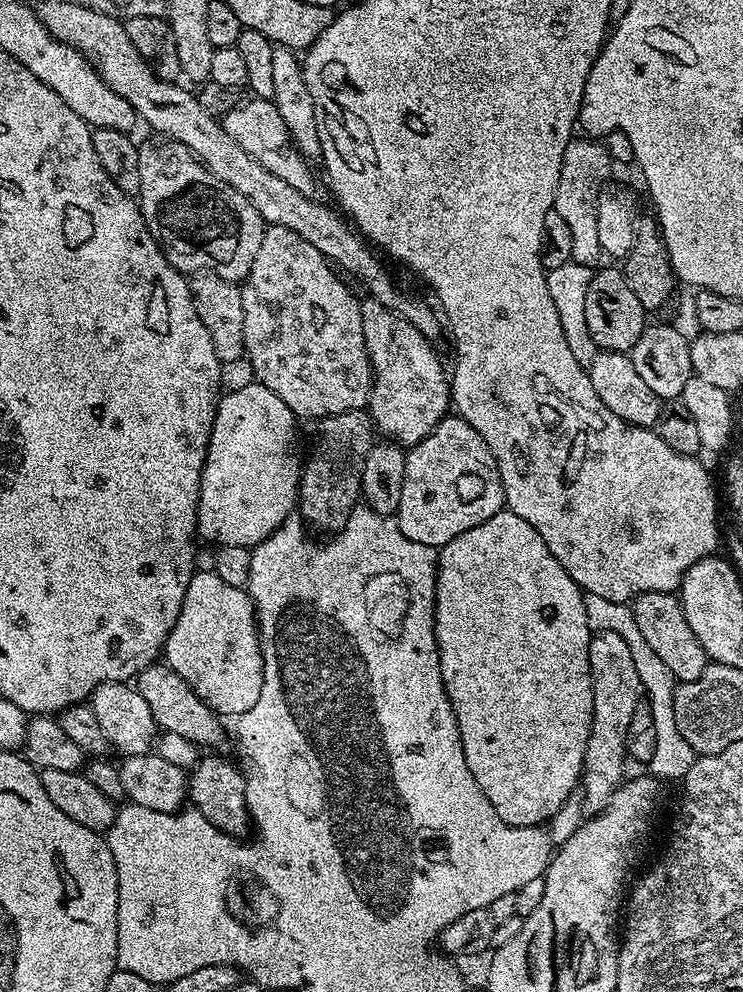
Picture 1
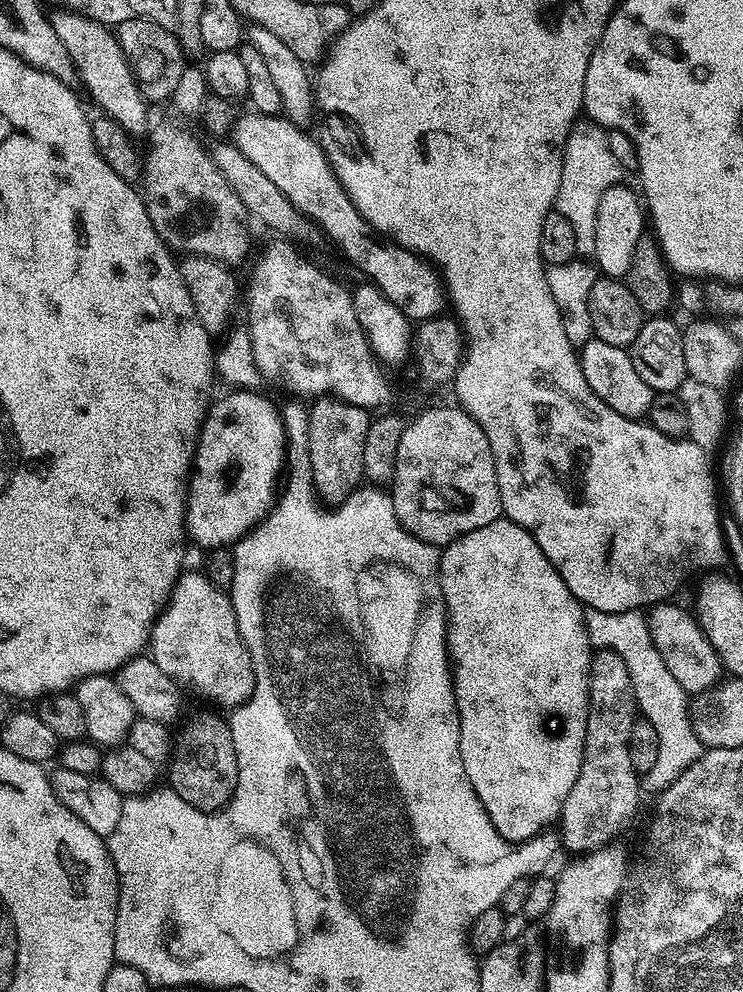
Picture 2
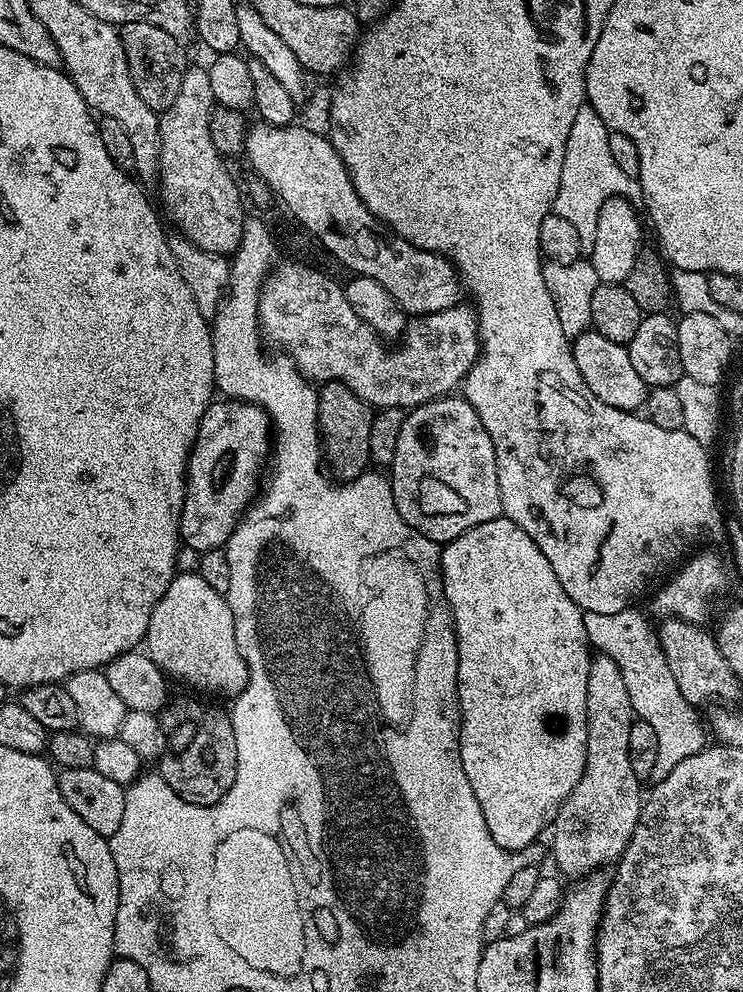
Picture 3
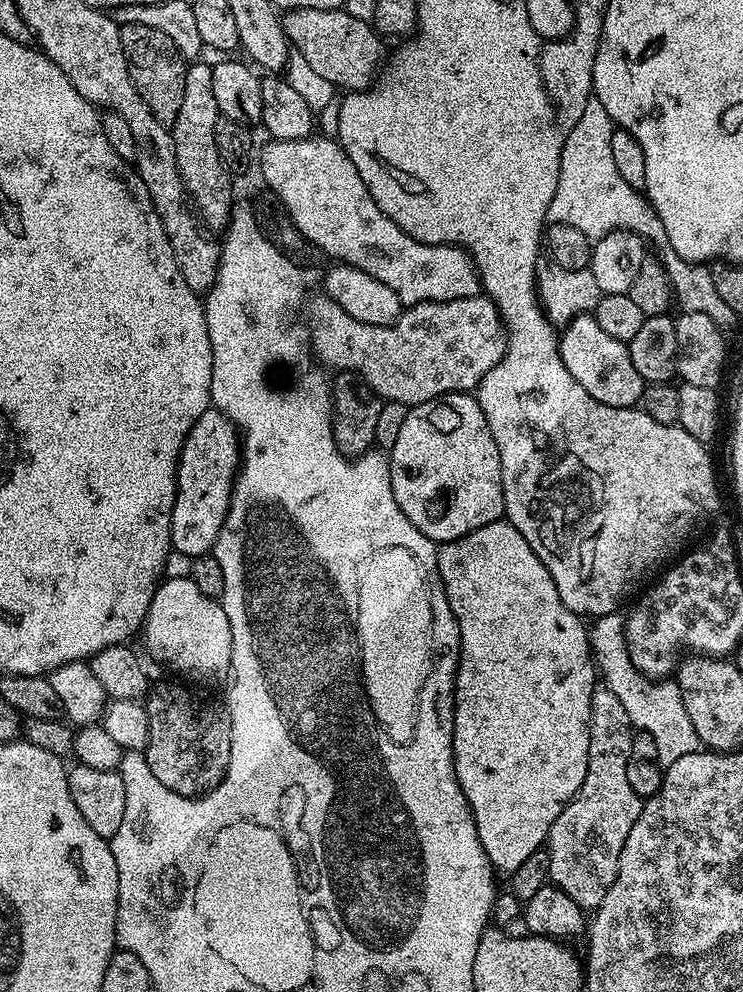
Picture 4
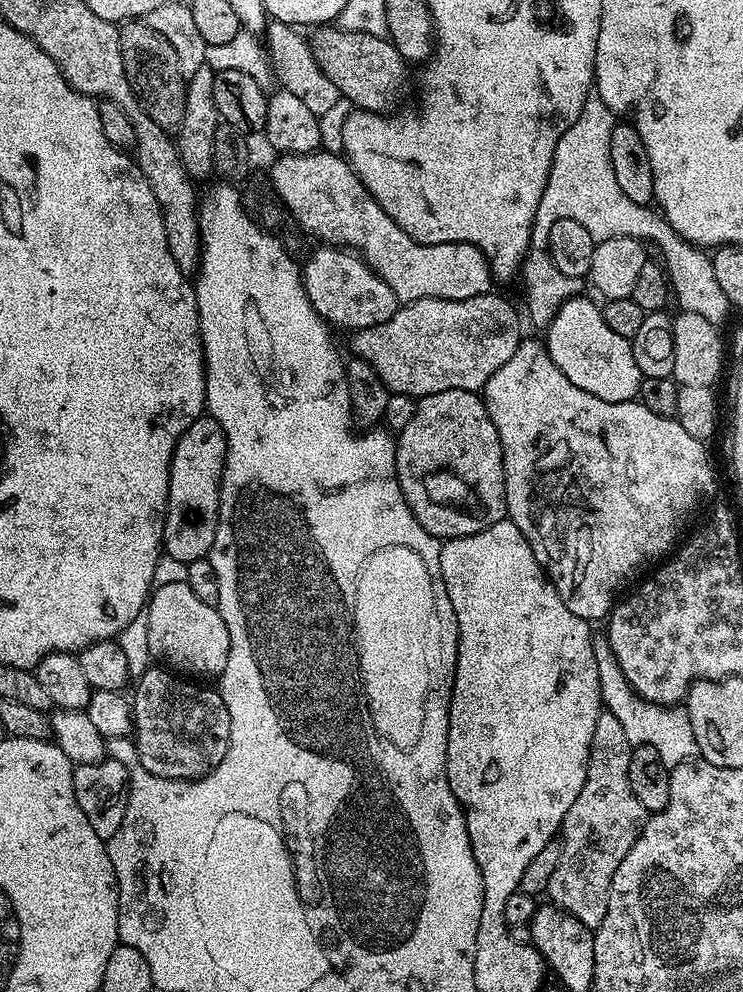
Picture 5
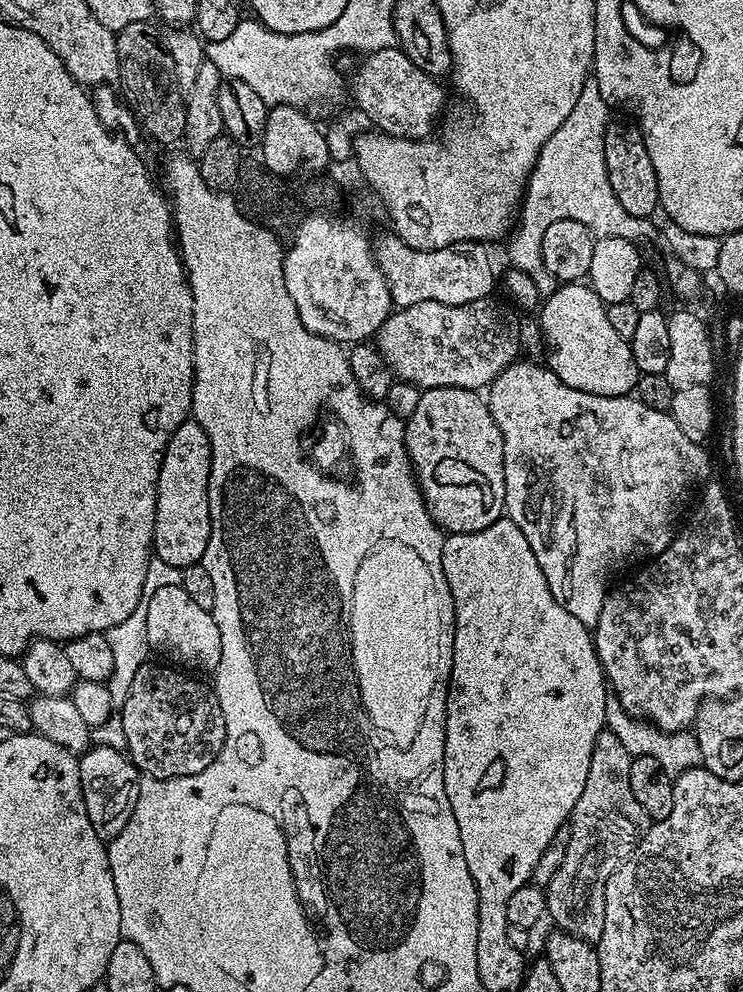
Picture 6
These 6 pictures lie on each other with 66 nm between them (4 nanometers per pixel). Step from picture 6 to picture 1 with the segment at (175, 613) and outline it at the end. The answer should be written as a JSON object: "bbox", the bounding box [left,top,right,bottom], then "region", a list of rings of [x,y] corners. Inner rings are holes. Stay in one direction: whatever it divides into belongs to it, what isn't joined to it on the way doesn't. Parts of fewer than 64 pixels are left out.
{"bbox":[162,570,264,718],"region":[[[211,570],[193,571],[190,586],[186,586],[186,598],[182,598],[182,610],[170,630],[164,643],[162,653],[168,667],[174,670],[185,682],[192,687],[194,694],[206,702],[211,712],[221,718],[239,718],[258,702],[258,694],[262,691],[262,670],[264,669],[264,655],[260,649],[260,633],[256,610],[251,596],[244,588],[229,586],[222,582],[218,574]]]}

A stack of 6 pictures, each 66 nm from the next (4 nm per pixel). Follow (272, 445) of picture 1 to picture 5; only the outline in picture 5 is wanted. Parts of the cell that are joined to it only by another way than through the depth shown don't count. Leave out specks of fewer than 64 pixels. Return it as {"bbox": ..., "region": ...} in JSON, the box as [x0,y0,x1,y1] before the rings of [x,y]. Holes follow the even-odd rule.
{"bbox":[163,415,226,565],"region":[[[202,415],[196,419],[178,438],[178,446],[172,455],[170,462],[170,482],[168,483],[168,512],[164,515],[164,543],[163,554],[178,558],[184,565],[195,560],[203,560],[207,557],[212,543],[216,527],[220,521],[220,475],[224,469],[226,458],[226,438],[222,426],[210,415]]]}

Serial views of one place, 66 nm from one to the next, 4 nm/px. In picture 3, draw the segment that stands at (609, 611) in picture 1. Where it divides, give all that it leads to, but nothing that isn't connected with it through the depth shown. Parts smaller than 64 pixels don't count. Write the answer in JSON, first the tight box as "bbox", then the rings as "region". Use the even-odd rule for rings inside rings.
{"bbox":[584,606,706,781],"region":[[[629,606],[618,614],[584,613],[584,625],[588,635],[588,643],[597,653],[614,658],[618,662],[618,670],[622,670],[622,678],[626,681],[626,690],[630,690],[632,711],[637,717],[650,722],[654,734],[658,734],[658,762],[654,762],[651,774],[653,781],[666,778],[682,758],[690,758],[690,754],[698,754],[706,747],[704,728],[696,717],[697,709],[682,698],[682,690],[678,690],[678,682],[674,682],[674,674],[670,674],[670,666],[660,649],[659,641],[648,626],[648,620],[635,607]]]}

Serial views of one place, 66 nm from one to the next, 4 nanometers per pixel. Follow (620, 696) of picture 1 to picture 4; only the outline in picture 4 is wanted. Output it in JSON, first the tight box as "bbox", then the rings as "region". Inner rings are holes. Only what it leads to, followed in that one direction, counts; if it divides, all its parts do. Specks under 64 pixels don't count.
{"bbox":[546,686,642,910],"region":[[[597,686],[592,695],[590,710],[590,754],[586,778],[582,778],[578,794],[574,794],[562,814],[554,818],[554,826],[550,826],[546,841],[549,856],[547,879],[570,898],[574,898],[574,902],[578,902],[578,906],[585,910],[594,910],[602,902],[602,898],[606,898],[606,890],[610,890],[618,874],[622,846],[626,846],[626,838],[630,838],[630,830],[634,830],[642,807],[642,797],[634,794],[634,789],[626,778],[626,762],[630,762],[630,746],[634,735],[630,714],[626,714],[626,706],[622,706],[614,690],[607,686]]]}

